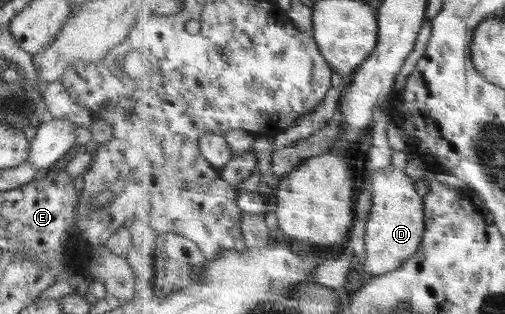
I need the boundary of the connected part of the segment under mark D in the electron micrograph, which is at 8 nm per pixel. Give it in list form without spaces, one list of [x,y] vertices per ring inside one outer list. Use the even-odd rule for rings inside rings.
[[[391,165],[373,172],[372,187],[375,205],[366,229],[367,255],[364,273],[375,276],[392,274],[413,257],[424,243],[427,231],[425,196],[417,191],[417,180],[409,177],[407,171]]]

